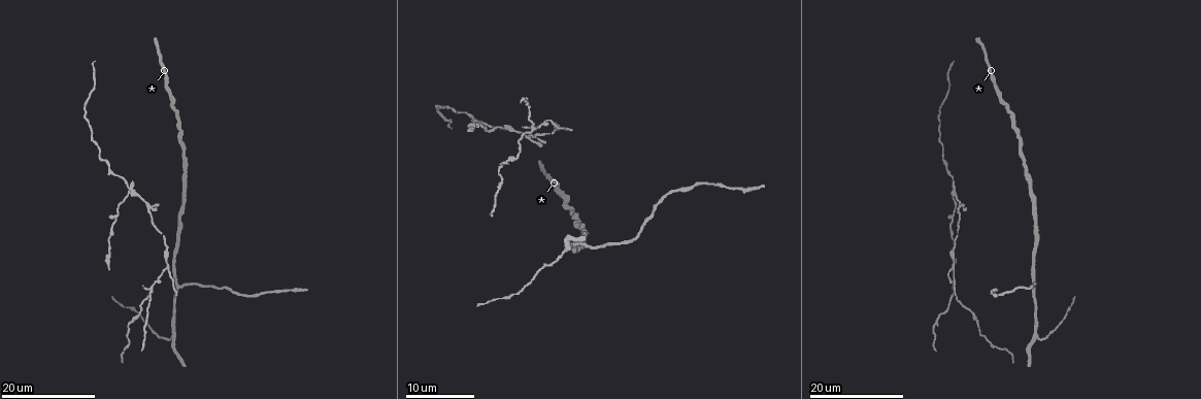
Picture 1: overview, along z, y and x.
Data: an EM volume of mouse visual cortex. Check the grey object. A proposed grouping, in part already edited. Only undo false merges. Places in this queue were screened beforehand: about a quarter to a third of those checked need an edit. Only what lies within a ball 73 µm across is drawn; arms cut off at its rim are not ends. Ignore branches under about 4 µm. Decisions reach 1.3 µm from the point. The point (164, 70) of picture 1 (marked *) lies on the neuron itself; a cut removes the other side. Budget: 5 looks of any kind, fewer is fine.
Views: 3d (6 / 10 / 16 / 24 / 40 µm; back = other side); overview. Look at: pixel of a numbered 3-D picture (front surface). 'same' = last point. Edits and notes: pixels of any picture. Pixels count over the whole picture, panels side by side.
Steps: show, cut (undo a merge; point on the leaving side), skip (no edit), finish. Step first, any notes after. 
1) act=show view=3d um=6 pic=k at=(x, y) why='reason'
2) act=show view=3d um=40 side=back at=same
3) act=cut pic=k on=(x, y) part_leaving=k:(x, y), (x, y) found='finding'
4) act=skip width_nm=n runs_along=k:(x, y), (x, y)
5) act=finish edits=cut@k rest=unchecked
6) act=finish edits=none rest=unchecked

act=show view=3d um=24 pic=1 at=(146, 201) why='thick turns thin'

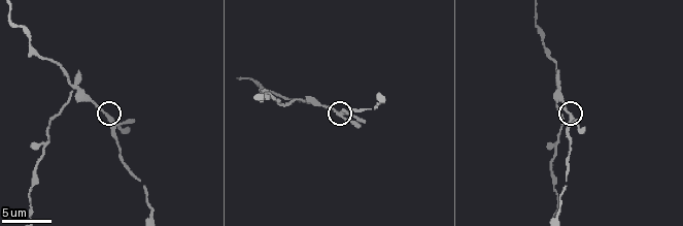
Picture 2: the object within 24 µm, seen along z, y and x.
act=show view=3d um=6 pic=2 at=(337, 113)

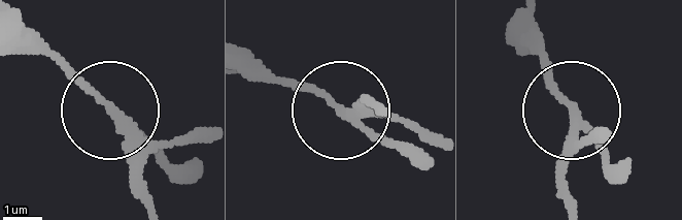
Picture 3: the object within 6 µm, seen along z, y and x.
act=skip width_nm=200 runs_along=3:(154, 203), (124, 115), (48, 50) found='all the same neuron'

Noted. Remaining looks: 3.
act=show view=3d um=16 pic=1 at=(167, 269) why='arms part here'

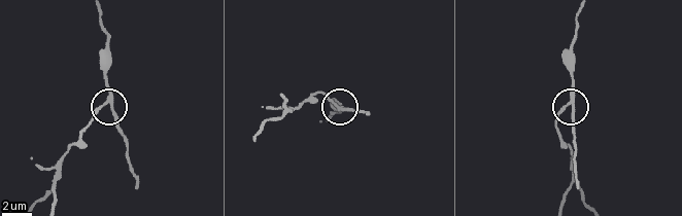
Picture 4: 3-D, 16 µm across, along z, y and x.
act=show view=3d um=10 pic=4 at=(110, 99)

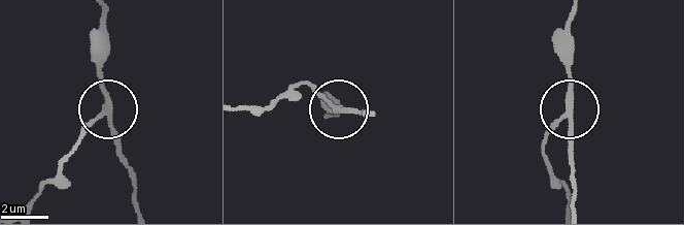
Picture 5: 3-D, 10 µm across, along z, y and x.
act=cut pic=5 on=(81, 126) side_arm_um=7 found='two neurons meet here'

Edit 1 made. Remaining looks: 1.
act=finish edits=cut@5 rest=unchecked

